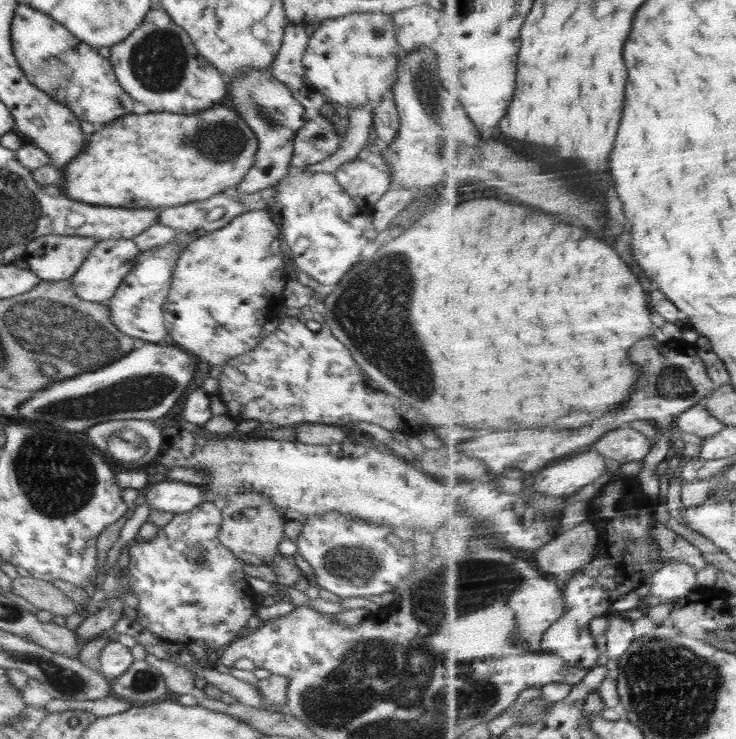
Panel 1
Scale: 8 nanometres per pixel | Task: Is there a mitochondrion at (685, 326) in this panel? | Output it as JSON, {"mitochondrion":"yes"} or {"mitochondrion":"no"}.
{"mitochondrion":"no"}

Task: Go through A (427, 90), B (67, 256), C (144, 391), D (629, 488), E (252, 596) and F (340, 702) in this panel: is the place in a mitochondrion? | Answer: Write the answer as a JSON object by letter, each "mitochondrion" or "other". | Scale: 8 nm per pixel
{"A":"mitochondrion","B":"other","C":"mitochondrion","D":"other","E":"other","F":"mitochondrion"}

